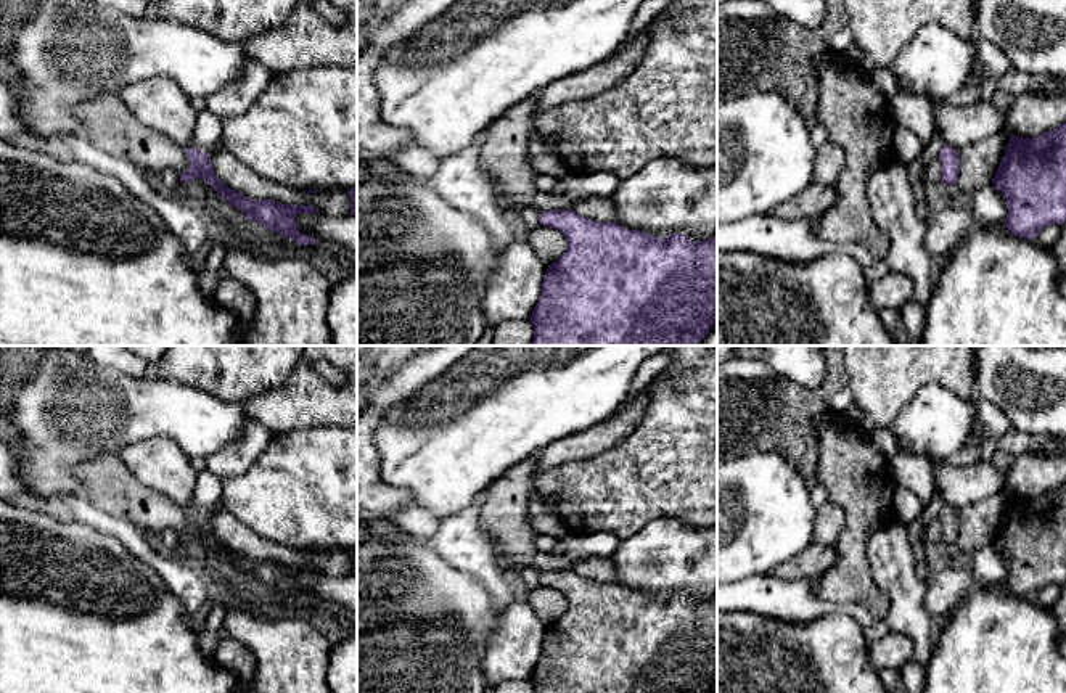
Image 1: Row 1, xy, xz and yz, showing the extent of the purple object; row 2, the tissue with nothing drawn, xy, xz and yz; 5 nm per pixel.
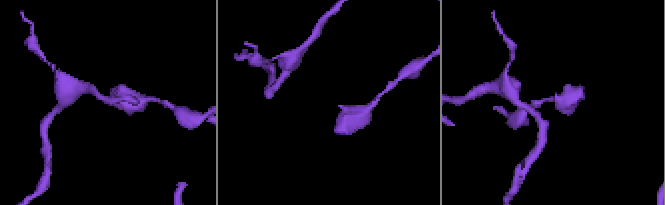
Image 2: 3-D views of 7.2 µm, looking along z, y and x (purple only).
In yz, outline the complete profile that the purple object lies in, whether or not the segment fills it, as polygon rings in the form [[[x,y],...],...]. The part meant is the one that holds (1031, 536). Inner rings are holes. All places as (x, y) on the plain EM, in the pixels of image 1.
[[[1066,482],[1034,498],[1011,495],[992,539],[1008,566],[1005,585],[1021,598],[1035,600],[1052,584],[1066,582]]]

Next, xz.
[[[572,569],[543,571],[539,580],[560,590],[568,609],[545,632],[529,679],[534,693],[709,693],[717,682],[717,595],[704,601],[691,601],[685,593],[659,598],[617,582],[592,580]]]

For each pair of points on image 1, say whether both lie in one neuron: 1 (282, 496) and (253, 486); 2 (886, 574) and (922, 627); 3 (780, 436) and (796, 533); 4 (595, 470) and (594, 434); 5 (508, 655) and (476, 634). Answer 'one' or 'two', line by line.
1: one
2: one
3: two
4: two
5: two

